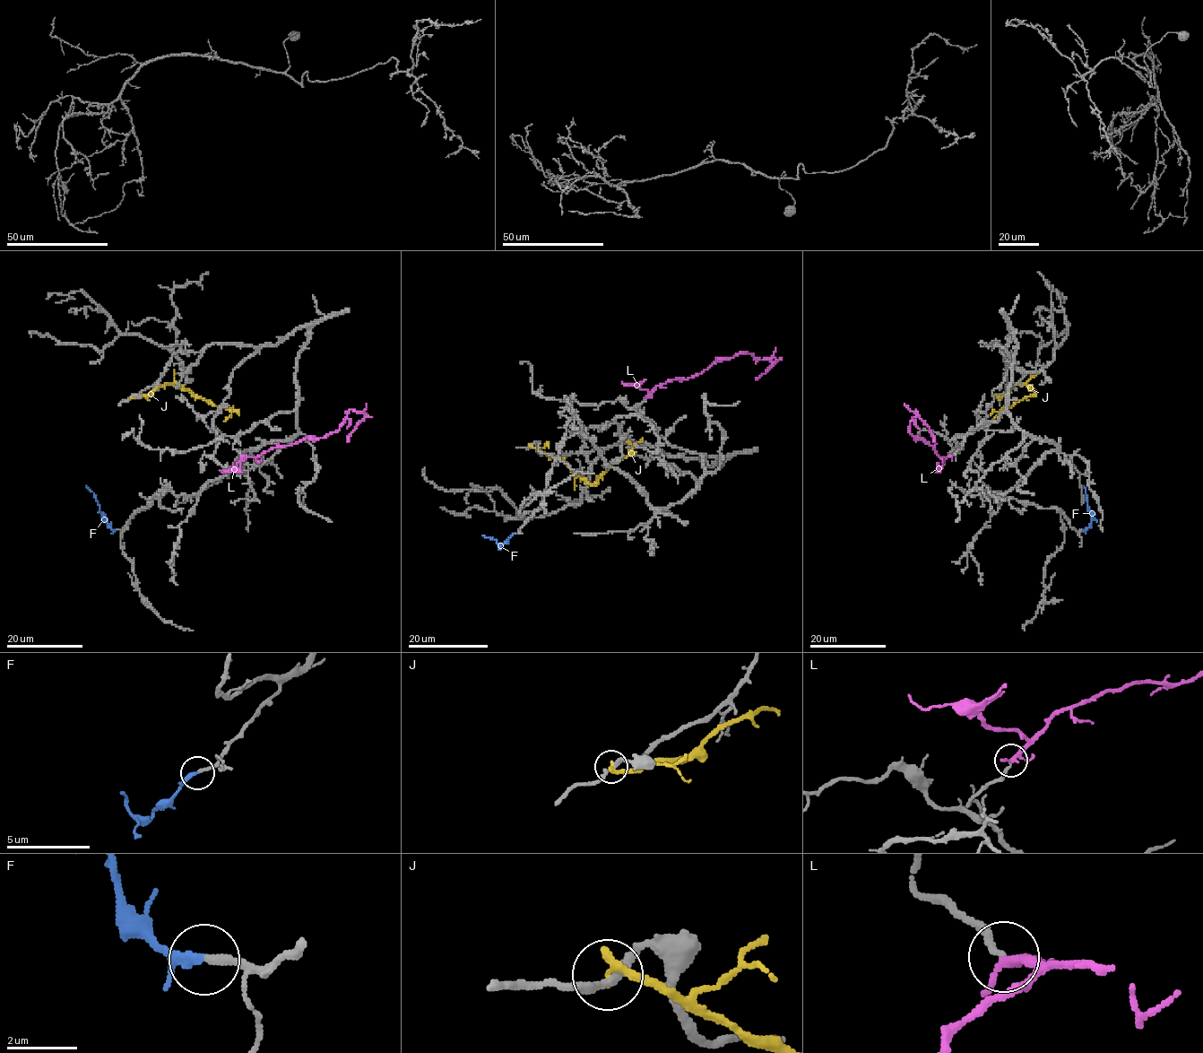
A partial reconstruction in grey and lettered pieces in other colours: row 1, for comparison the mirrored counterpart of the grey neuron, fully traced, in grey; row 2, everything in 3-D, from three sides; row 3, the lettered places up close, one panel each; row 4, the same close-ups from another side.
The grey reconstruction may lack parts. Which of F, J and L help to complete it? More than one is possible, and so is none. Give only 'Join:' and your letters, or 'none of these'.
Join: F

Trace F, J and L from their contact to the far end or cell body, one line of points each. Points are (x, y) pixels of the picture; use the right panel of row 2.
F: (1082, 530), (1088, 526), (1093, 512), (1088, 509), (1083, 485)
J: (999, 396), (1006, 395), (1010, 385), (1025, 383), (1034, 392), (1008, 407), (1003, 407), (993, 420)
L: (951, 456), (939, 456), (934, 447), (910, 432), (910, 422), (915, 415), (915, 410), (934, 441)

